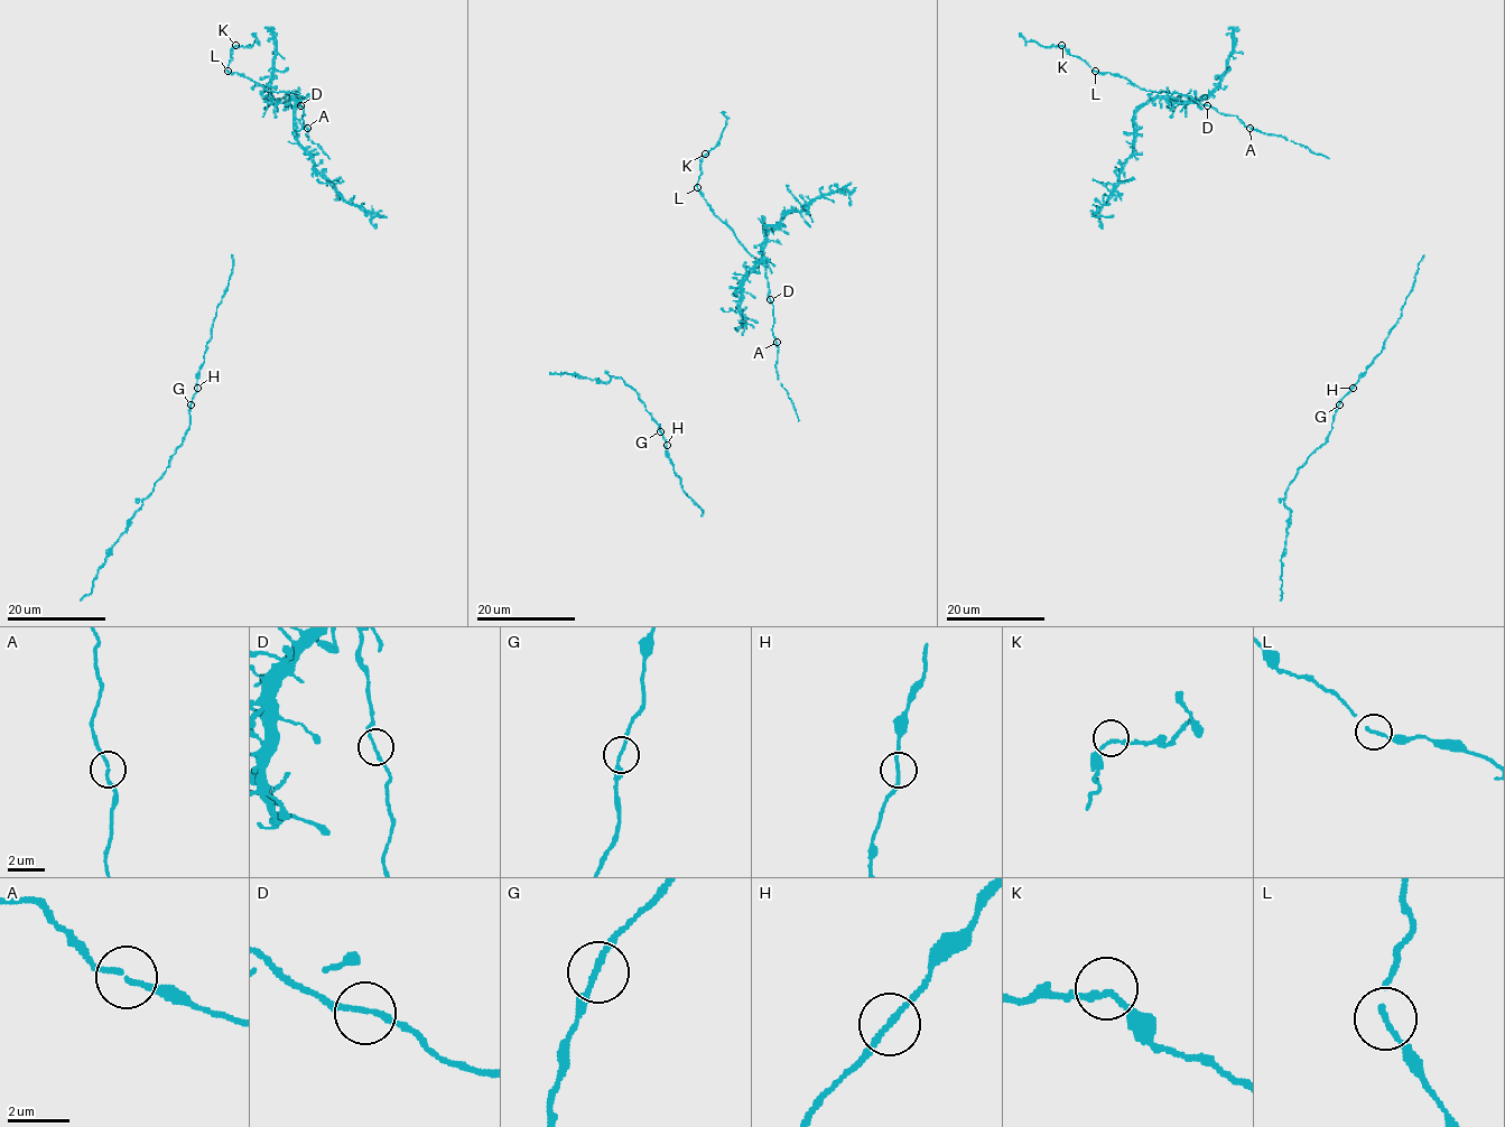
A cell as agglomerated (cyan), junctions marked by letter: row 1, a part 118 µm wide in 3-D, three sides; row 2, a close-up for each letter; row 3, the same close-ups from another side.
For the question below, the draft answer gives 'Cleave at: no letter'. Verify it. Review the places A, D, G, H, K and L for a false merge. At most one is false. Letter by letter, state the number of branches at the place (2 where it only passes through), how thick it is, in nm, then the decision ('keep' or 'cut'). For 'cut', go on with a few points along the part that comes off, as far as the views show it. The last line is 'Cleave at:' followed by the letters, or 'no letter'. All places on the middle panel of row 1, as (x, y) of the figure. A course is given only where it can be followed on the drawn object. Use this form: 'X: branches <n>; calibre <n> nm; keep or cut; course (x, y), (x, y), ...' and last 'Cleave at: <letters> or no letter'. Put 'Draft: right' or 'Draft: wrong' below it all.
A: branches 2; calibre 160 nm; keep
D: branches 2; calibre 160 nm; keep
G: branches 2; calibre 160 nm; keep
H: branches 2; calibre 160 nm; keep
K: branches 2; calibre 160 nm; keep
L: branches 2; calibre 150 nm; keep
Cleave at: no letter
Draft: right

